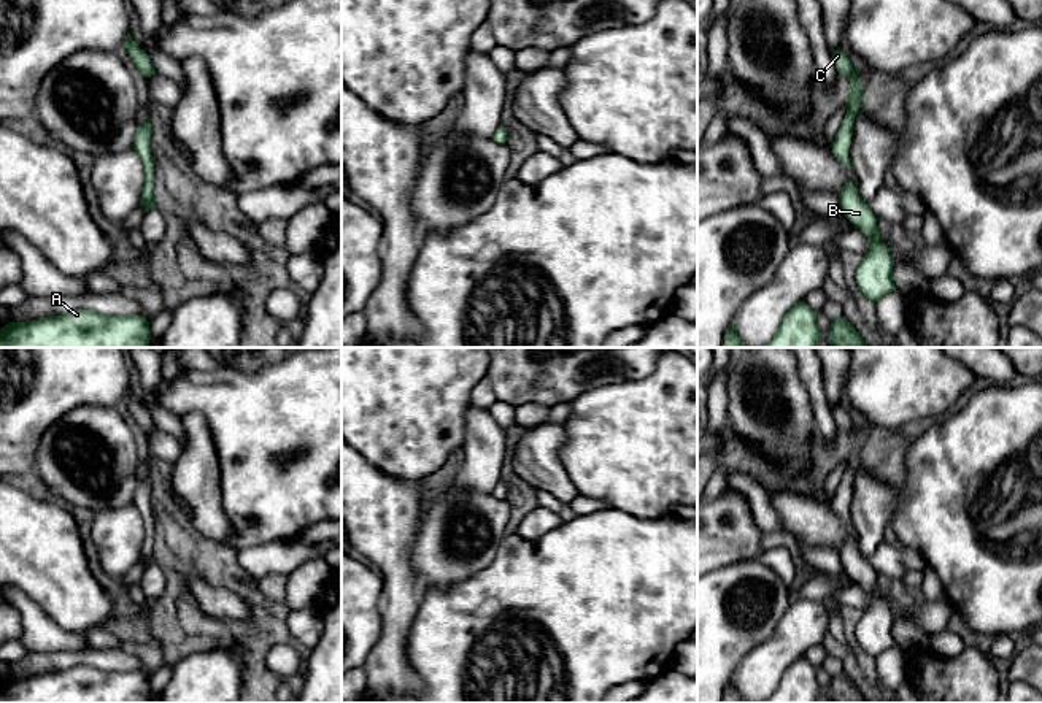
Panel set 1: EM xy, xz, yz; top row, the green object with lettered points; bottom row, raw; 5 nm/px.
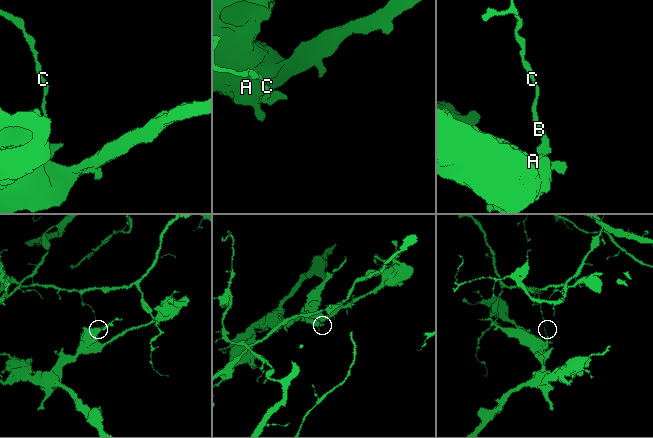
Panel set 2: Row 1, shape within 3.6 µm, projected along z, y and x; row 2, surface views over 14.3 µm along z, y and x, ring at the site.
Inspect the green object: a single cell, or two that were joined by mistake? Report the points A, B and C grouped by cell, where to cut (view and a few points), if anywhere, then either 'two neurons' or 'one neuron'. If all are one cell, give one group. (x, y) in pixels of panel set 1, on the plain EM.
A B / C; cut in xy along (140, 495), (153, 519); two neurons

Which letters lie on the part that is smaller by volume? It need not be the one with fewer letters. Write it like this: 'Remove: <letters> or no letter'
Remove: C

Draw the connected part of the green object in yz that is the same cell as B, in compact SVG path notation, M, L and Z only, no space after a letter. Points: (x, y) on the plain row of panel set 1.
M847 538L839 549L839 557L843 571L859 584L870 598L870 603L855 628L858 644L874 659L883 651L896 646L893 636L893 613L880 595L880 587L877 582L877 573L869 565L869 562L861 555L856 543Z

